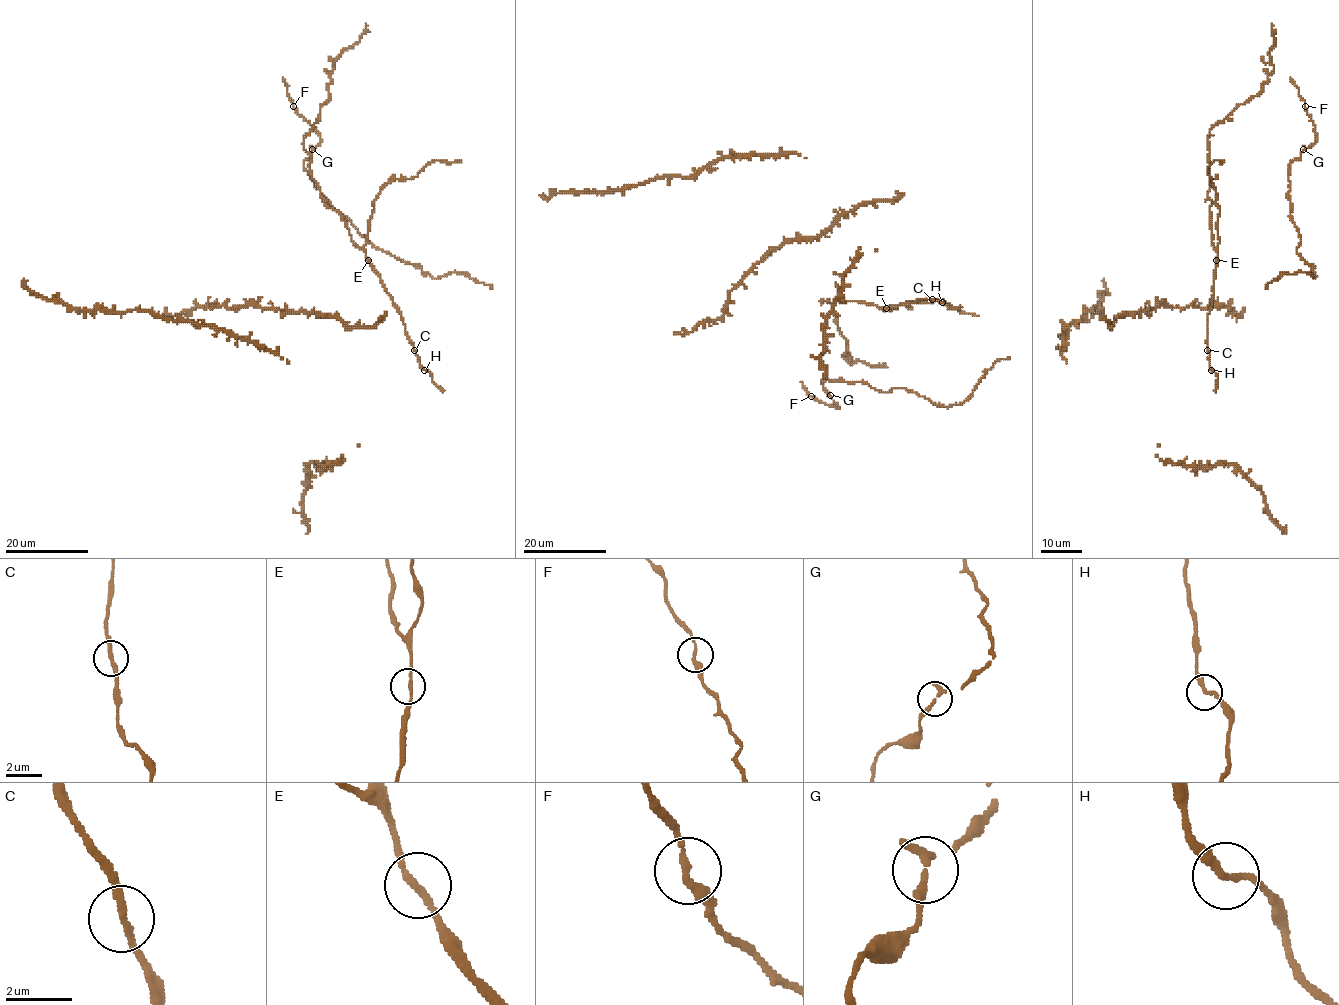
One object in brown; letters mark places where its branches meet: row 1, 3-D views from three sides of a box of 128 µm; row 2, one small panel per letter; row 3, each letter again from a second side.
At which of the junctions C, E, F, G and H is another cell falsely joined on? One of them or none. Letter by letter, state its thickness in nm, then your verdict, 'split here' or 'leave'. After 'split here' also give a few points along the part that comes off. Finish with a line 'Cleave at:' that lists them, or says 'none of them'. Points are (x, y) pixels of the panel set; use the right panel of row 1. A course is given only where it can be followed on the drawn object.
C: 200 nm | leave
E: 180 nm | leave
F: 220 nm | leave
G: 220 nm | leave
H: 220 nm | leave
Cleave at: none of them

